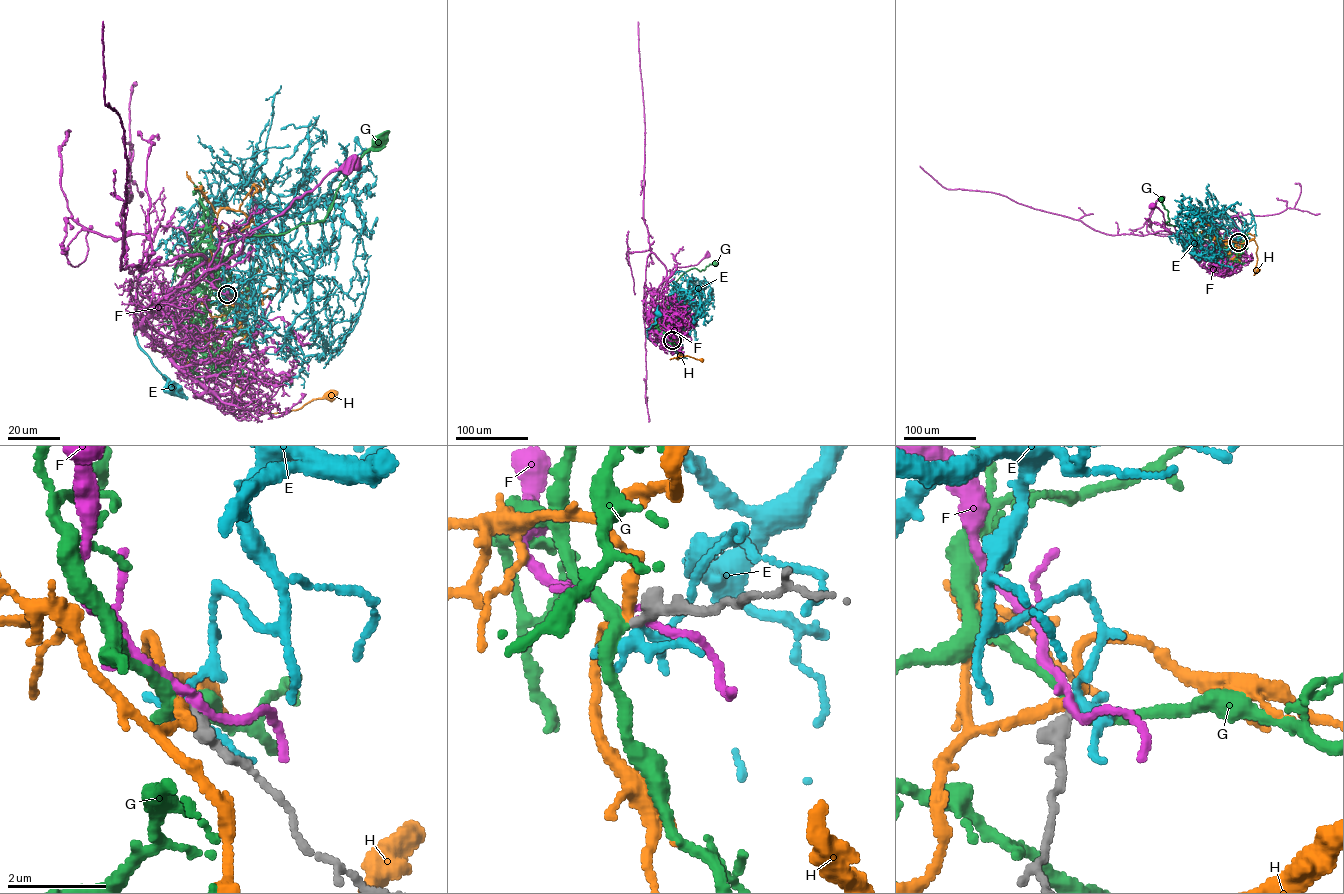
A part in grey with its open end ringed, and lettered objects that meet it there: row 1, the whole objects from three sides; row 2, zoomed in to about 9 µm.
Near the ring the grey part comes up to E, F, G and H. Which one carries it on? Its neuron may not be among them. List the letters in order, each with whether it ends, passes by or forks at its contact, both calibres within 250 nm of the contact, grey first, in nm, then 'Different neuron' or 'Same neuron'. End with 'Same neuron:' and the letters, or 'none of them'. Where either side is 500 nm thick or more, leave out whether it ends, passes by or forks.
E: It passes by. Thickness 320 nm (grey) against 220 nm. Different neuron
F: It passes by. Thickness 320 nm (grey) against 150 nm. Different neuron
G: It passes by. Thickness 280 nm (grey) against 280 nm. Same neuron
H: It passes by. Thickness 320 nm (grey) against 200 nm. Different neuron
Same neuron: G

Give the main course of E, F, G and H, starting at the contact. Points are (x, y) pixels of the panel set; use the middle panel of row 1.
E: (672, 341), (683, 330), (678, 319), (681, 310), (658, 338), (650, 341), (647, 330), (655, 322), (657, 313)
F: (673, 340), (667, 335), (651, 330), (647, 321), (648, 311), (674, 267), (696, 265), (708, 255)
G: (672, 340), (674, 326), (668, 296), (674, 284), (690, 269), (700, 271), (714, 263)
H: (672, 340), (674, 337), (679, 357), (670, 359), (688, 355), (701, 360)

